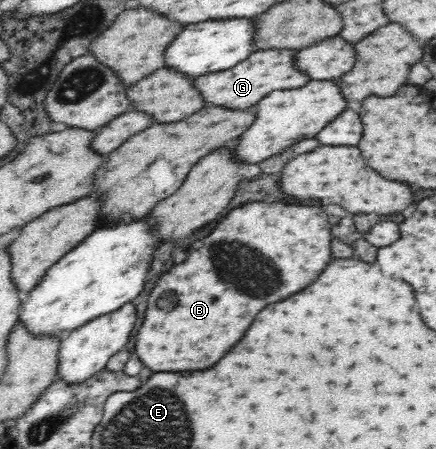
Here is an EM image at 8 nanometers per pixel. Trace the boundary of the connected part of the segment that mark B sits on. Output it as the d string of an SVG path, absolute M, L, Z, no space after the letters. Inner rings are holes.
M247 203L243 207L232 209L225 219L215 227L215 231L209 237L203 239L203 243L205 245L199 251L191 253L191 261L173 267L171 273L167 273L163 279L159 279L159 283L155 285L149 296L149 305L147 305L147 311L145 311L145 319L142 320L143 325L139 329L139 333L137 333L135 353L153 371L201 371L201 369L213 367L237 341L243 339L243 335L249 329L249 325L253 323L255 315L265 305L281 301L281 299L285 299L285 297L289 297L293 293L299 293L301 289L309 287L321 275L321 271L331 261L331 223L327 221L327 215L319 207L299 207L299 205L285 205L285 203L273 203L273 205L269 205L269 203ZM161 301L163 303L173 303L173 307L171 309L161 307L163 305Z

